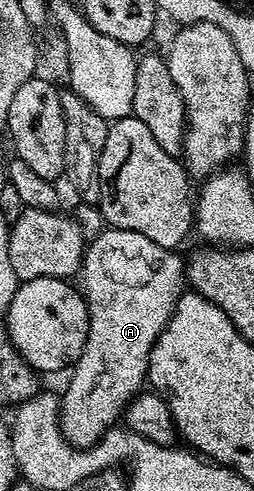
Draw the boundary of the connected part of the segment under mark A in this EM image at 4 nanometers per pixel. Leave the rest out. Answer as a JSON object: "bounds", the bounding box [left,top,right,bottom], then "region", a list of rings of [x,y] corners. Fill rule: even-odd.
{"bounds":[60,228,186,450],"region":[[[105,228],[105,233],[100,233],[96,238],[87,242],[84,250],[84,264],[78,274],[79,280],[84,280],[82,284],[82,293],[86,306],[86,328],[88,334],[84,340],[82,347],[82,355],[71,366],[72,378],[68,381],[68,386],[65,387],[64,393],[60,397],[60,432],[64,434],[65,442],[69,446],[77,445],[80,449],[91,450],[96,442],[113,428],[121,420],[124,407],[145,388],[148,380],[148,364],[150,363],[150,355],[154,343],[162,335],[162,331],[167,327],[168,321],[172,317],[172,313],[176,310],[176,304],[181,293],[186,289],[186,261],[179,252],[167,249],[166,247],[158,247],[158,243],[154,243],[150,239],[146,239],[146,235],[138,235],[138,231],[126,231],[125,229]]]}

